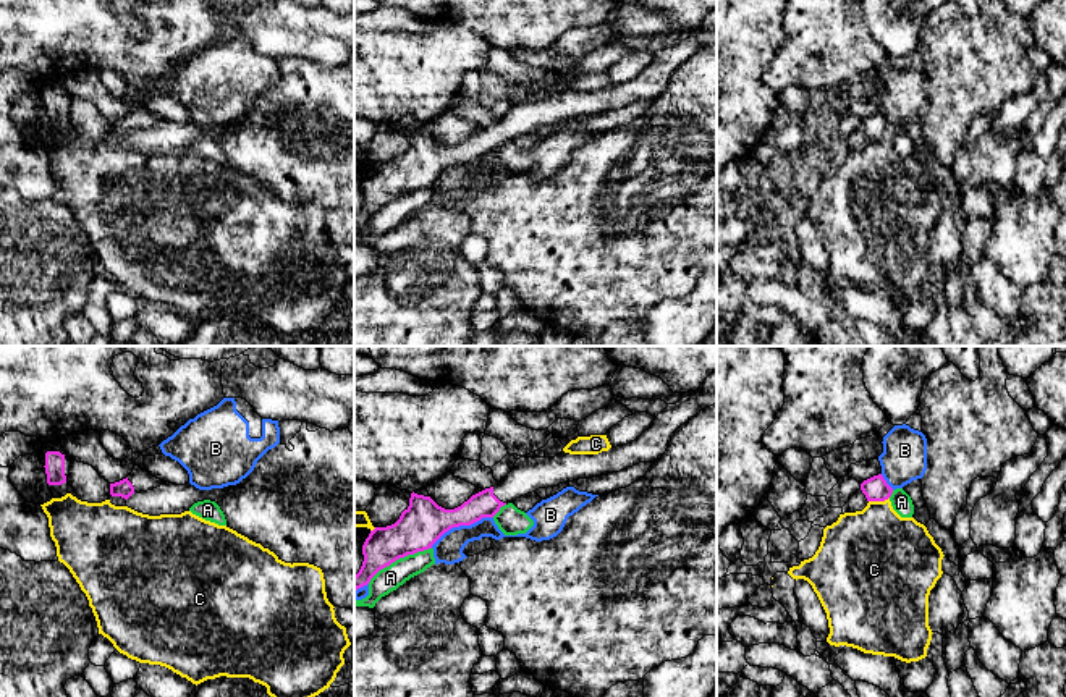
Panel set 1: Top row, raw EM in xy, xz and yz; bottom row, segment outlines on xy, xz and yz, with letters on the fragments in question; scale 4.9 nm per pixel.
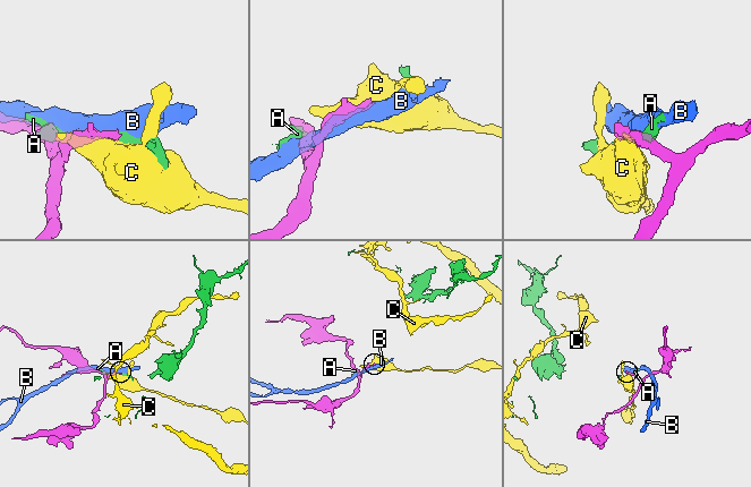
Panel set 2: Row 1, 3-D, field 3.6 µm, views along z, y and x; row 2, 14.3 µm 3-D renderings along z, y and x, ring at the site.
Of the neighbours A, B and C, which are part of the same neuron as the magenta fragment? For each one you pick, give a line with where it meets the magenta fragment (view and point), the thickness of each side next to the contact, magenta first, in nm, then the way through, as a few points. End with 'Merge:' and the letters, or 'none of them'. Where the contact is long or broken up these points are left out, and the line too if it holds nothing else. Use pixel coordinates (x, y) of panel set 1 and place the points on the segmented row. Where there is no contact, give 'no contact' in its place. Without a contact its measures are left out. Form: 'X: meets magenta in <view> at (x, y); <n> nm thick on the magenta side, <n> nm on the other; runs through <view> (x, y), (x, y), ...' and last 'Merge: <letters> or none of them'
Merge: none of them

